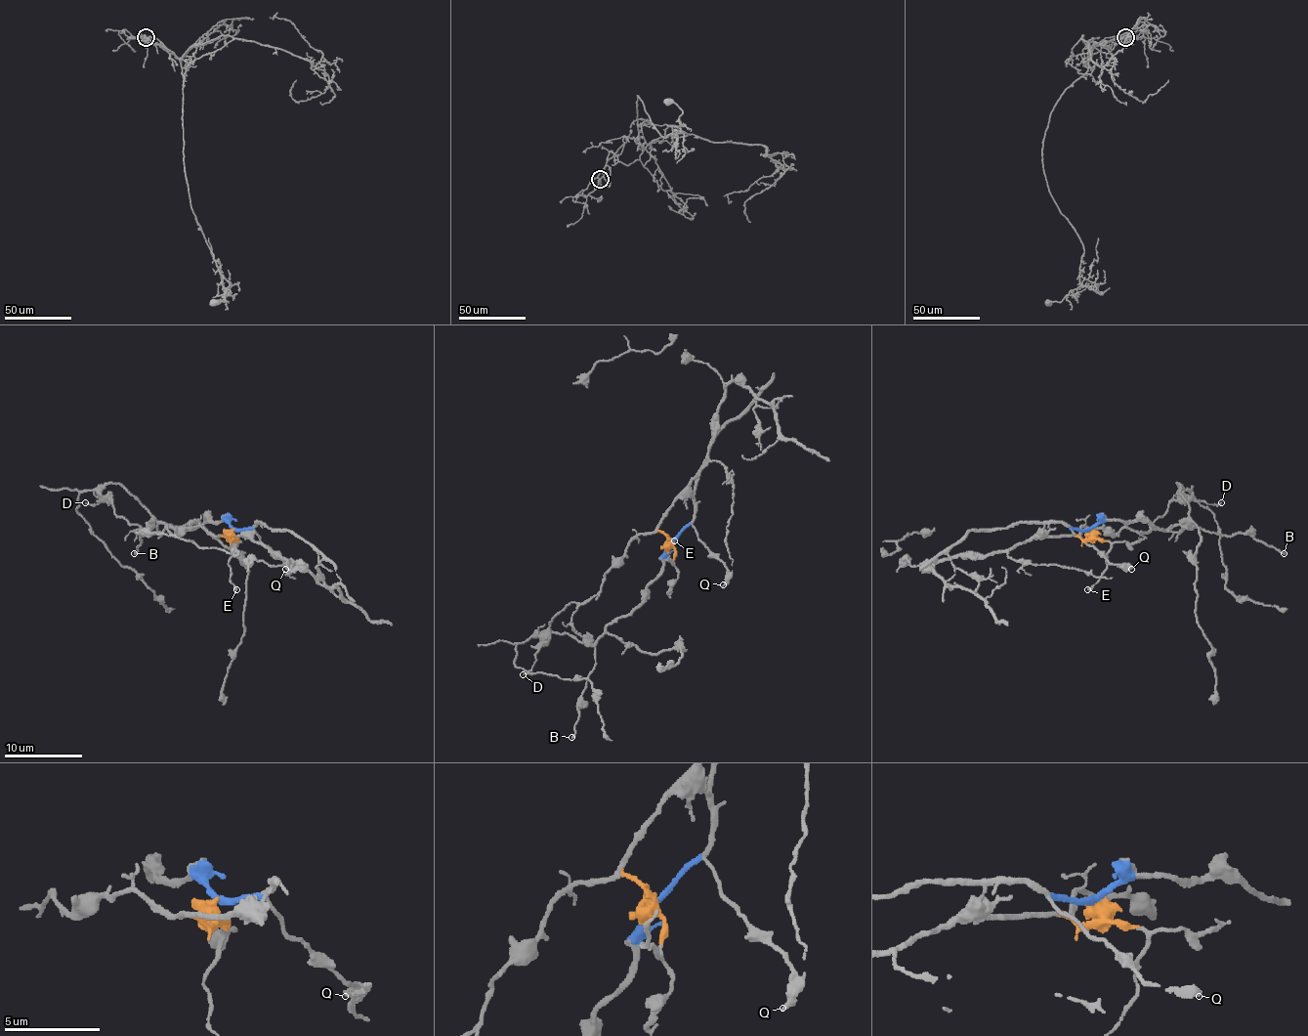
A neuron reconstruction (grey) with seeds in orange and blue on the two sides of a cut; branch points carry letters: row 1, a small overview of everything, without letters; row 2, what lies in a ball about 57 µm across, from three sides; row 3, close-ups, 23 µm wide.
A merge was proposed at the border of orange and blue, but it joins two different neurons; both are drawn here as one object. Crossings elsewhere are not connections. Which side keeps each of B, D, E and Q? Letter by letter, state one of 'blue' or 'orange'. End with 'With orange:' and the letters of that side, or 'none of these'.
B: blue
D: orange
E: orange
Q: blue
With orange: D, E

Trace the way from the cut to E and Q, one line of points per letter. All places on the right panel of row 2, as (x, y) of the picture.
E: (1087, 530), (1111, 543), (1107, 567), (1087, 588)
Q: (1087, 530), (1072, 530), (1113, 563), (1128, 565), (1132, 569)

